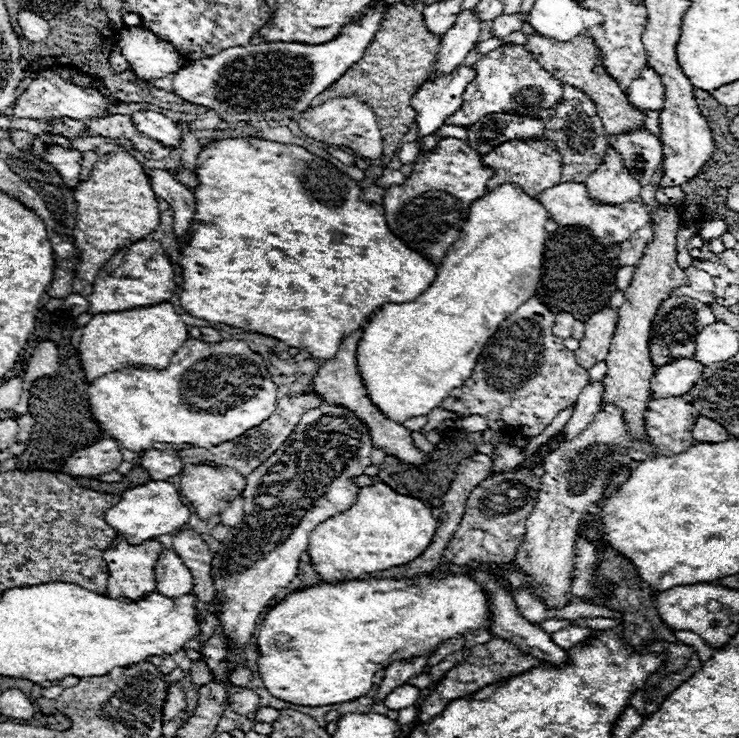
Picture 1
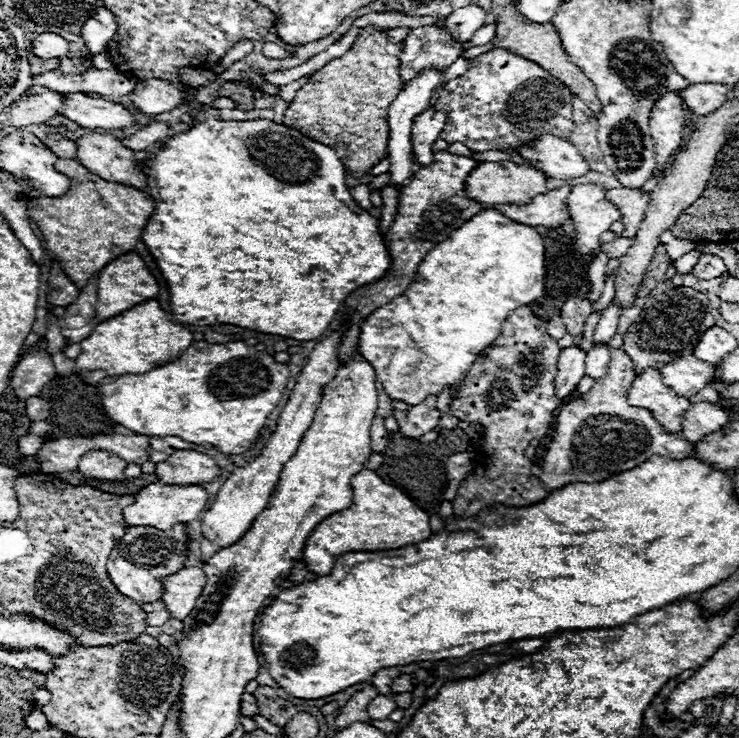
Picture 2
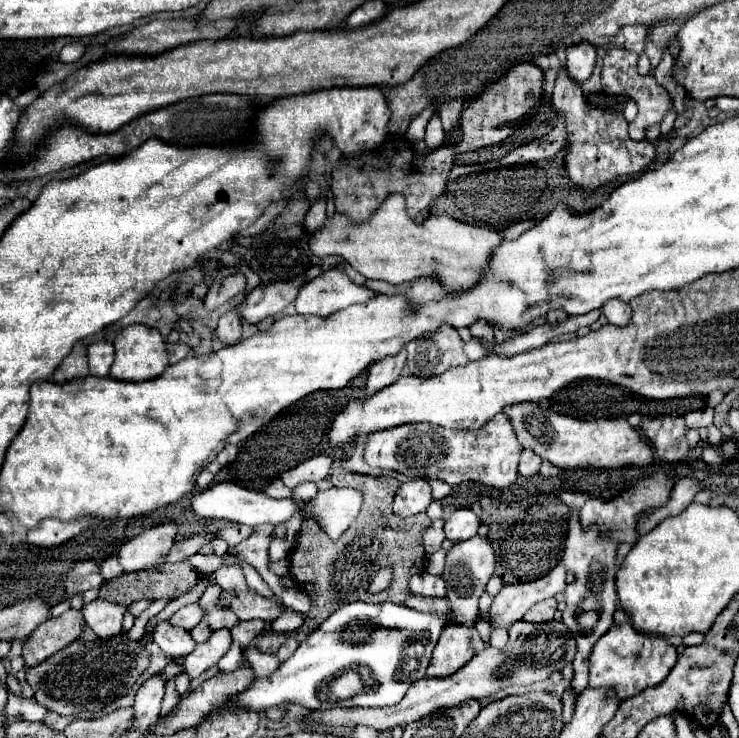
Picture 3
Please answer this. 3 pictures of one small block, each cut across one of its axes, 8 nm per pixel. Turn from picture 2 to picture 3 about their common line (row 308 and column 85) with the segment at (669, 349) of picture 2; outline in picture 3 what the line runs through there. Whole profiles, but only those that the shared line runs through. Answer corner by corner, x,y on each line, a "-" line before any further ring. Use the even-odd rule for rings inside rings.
124,634
94,642
76,640
46,662
26,668
26,682
34,690
34,700
46,710
60,716
74,716
78,712
98,712
112,700
126,696
134,682
146,672
150,654
140,642
126,640

